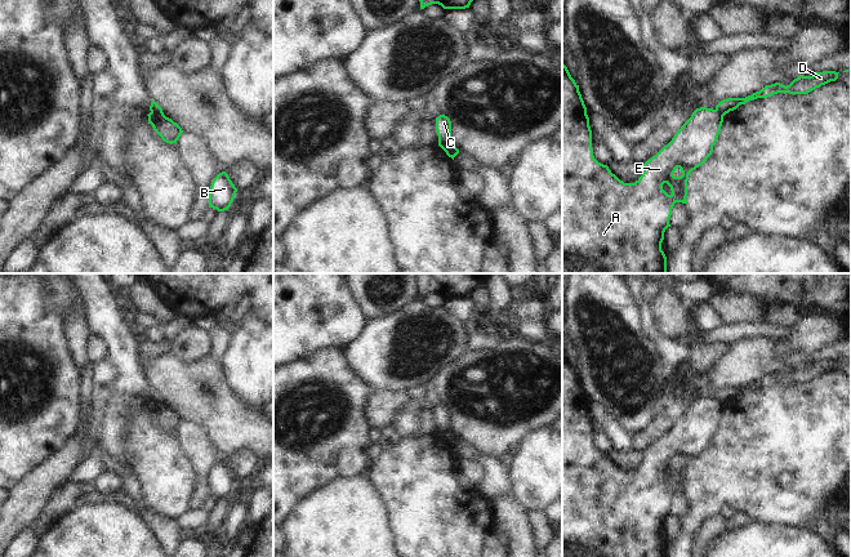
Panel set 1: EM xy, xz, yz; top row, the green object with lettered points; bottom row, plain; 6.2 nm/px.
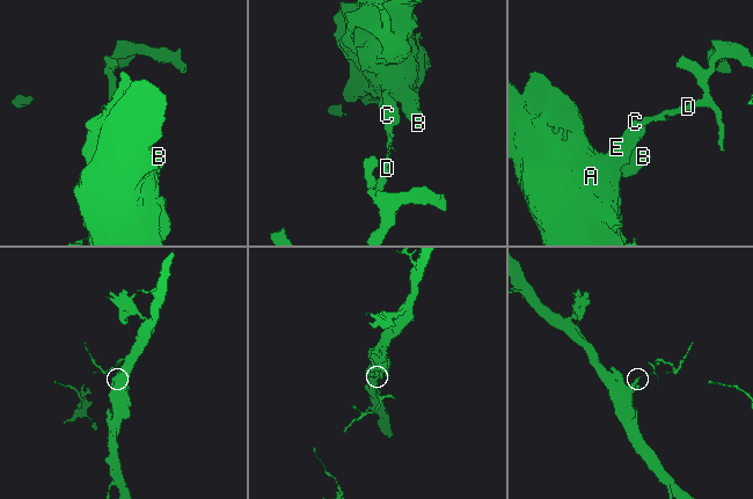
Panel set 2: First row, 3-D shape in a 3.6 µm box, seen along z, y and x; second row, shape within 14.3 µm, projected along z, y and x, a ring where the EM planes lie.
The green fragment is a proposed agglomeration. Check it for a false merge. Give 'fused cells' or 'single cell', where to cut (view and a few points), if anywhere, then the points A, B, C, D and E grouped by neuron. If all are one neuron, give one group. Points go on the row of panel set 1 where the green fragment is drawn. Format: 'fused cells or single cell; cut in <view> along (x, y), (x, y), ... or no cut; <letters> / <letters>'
fused cells; cut in xy along (151, 111), (163, 114); A B C E / D

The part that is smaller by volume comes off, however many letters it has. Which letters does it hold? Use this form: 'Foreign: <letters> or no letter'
Foreign: D.

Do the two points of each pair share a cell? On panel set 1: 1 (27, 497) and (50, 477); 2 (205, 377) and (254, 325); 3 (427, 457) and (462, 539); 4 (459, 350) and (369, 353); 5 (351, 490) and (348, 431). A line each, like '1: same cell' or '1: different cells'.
1: same cell
2: different cells
3: same cell
4: same cell
5: different cells

